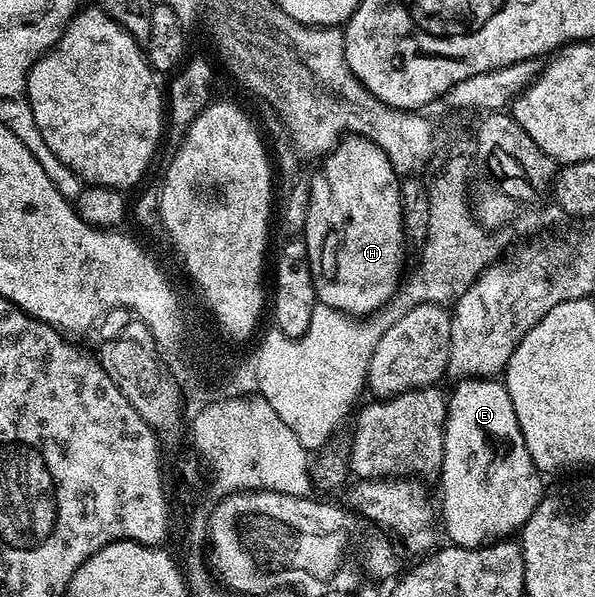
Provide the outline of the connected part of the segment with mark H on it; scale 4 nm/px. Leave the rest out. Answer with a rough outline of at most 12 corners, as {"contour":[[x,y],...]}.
{"contour":[[348,135],[309,180],[319,304],[352,318],[404,275],[401,176]]}

